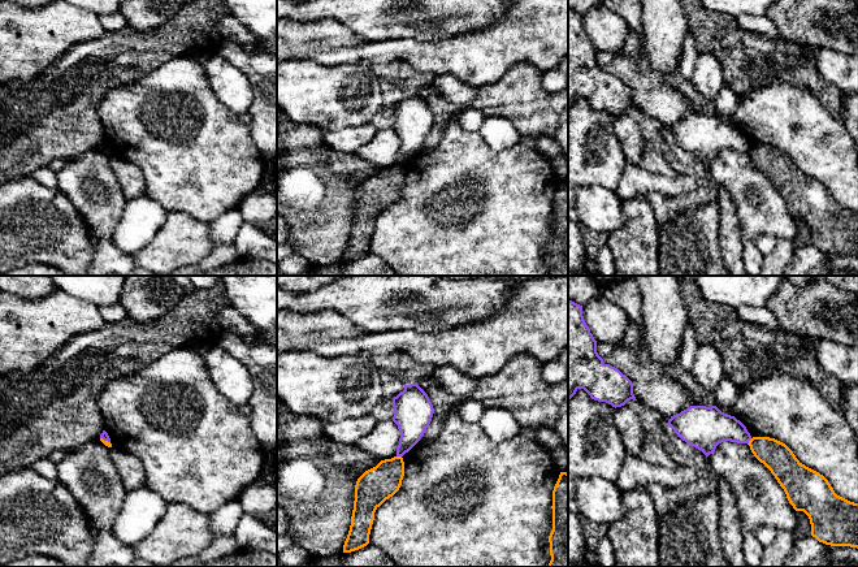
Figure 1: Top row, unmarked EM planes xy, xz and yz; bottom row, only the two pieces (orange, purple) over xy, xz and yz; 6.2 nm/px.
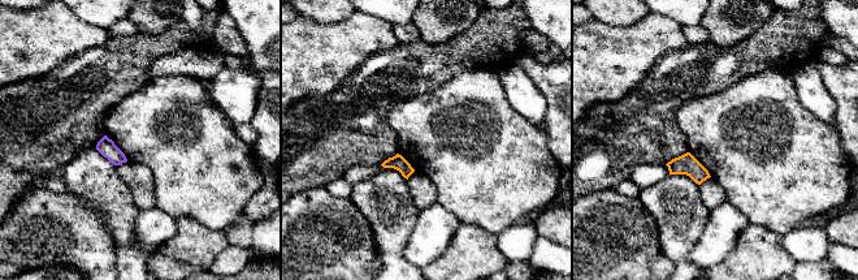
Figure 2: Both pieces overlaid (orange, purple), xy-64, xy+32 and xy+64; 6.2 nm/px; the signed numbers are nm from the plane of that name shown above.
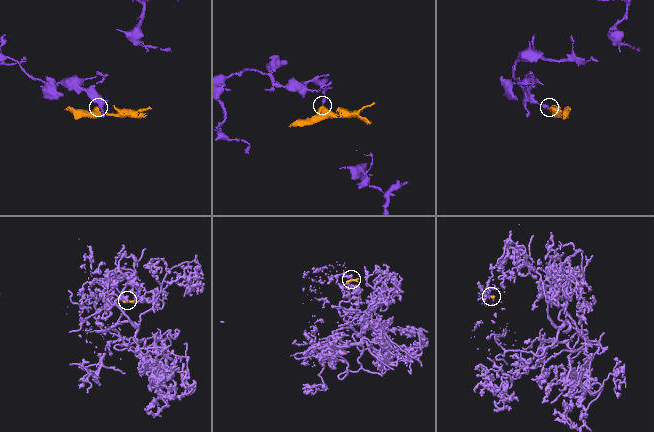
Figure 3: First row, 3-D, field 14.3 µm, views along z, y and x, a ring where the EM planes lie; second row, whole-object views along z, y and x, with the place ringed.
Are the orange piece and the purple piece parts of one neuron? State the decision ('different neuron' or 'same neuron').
different neuron

